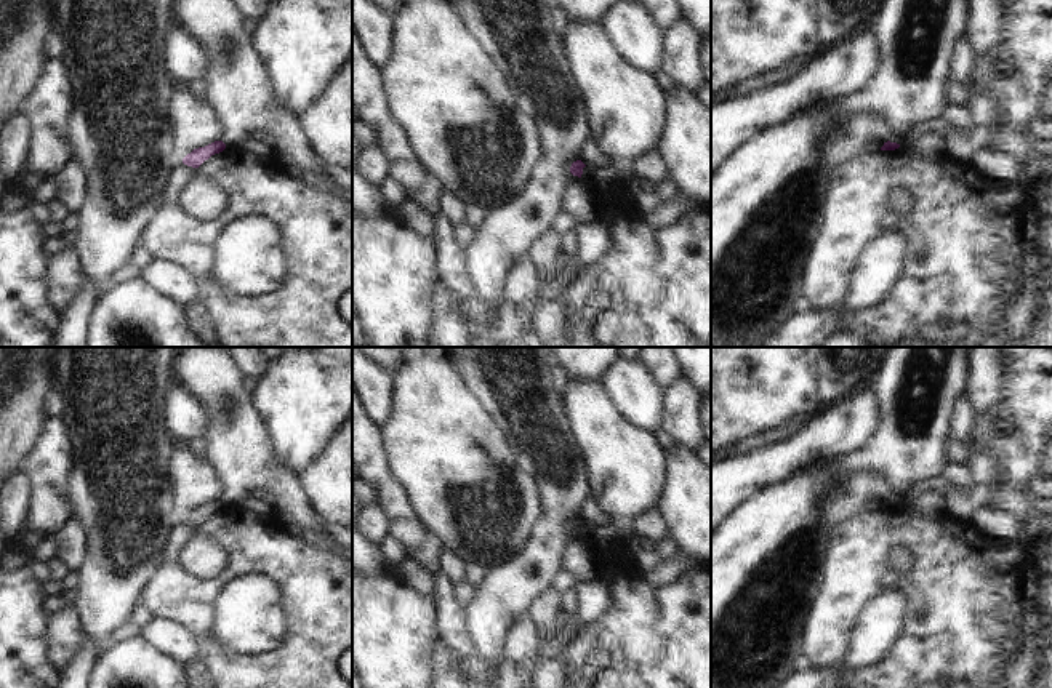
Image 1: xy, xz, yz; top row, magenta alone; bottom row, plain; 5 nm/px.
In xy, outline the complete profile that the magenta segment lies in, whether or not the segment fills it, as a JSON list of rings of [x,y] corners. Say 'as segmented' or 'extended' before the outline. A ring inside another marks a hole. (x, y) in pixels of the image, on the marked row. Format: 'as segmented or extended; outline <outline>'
as segmented; outline [[[215,141],[205,147],[194,149],[183,158],[183,163],[192,168],[199,168],[205,160],[208,160],[215,154],[223,152],[224,149],[226,144],[223,141]]]

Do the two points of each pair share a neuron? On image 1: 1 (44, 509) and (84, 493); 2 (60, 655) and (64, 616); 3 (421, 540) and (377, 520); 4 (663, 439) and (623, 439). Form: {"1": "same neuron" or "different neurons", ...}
{"1": "different neurons", "2": "same neuron", "3": "different neurons", "4": "different neurons"}

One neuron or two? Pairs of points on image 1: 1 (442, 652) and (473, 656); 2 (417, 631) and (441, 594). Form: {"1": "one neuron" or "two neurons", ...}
{"1": "two neurons", "2": "two neurons"}

